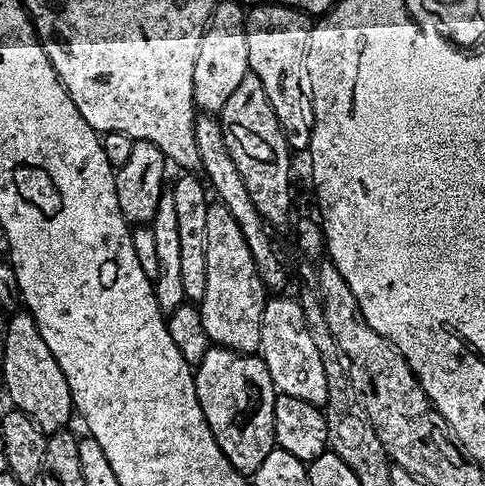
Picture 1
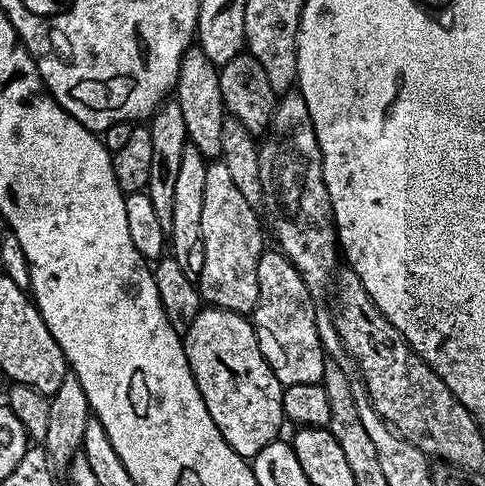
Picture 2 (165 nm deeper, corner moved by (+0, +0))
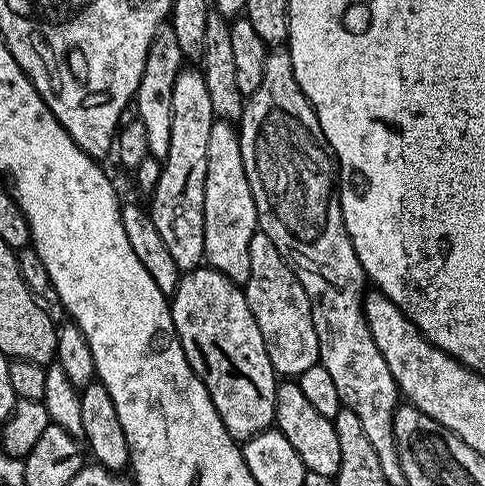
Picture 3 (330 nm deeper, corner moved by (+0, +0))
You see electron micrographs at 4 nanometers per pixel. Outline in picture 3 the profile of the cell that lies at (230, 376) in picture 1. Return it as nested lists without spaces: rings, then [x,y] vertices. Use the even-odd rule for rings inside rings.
[[[207,266],[193,268],[181,275],[177,290],[170,297],[170,307],[176,333],[182,342],[182,350],[194,374],[198,374],[198,378],[206,386],[210,402],[214,402],[214,410],[218,410],[218,418],[222,418],[224,428],[232,439],[247,442],[253,440],[260,432],[269,431],[276,418],[278,377],[266,354],[262,330],[258,330],[258,322],[254,314],[250,314],[250,306],[244,297],[243,287],[213,268]]]

